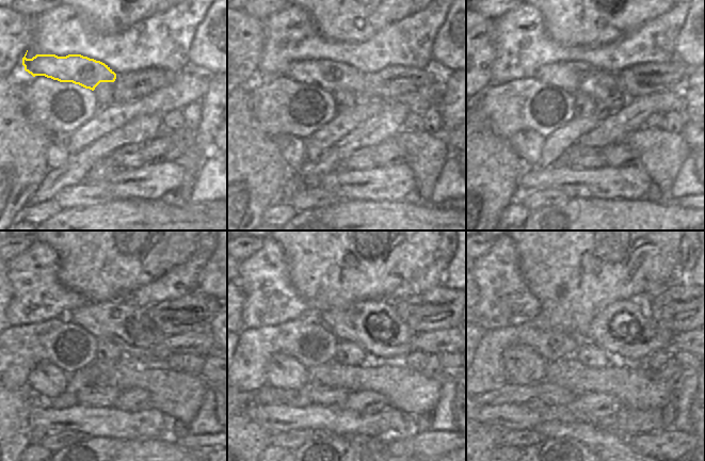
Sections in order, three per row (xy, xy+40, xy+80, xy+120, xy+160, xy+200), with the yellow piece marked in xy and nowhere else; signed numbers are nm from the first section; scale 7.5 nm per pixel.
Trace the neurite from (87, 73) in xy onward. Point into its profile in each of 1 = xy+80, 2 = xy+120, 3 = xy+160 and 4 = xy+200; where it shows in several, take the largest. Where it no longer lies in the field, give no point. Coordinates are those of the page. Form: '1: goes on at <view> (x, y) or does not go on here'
1: goes on at xy+80 (574, 77)
2: goes on at xy+120 (130, 328)
3: goes on at xy+160 (374, 326)
4: goes on at xy+200 (624, 329)

